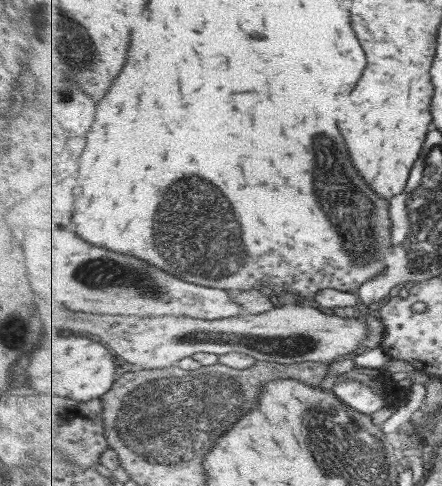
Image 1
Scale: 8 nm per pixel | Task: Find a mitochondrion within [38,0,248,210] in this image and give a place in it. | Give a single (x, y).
(77, 41)

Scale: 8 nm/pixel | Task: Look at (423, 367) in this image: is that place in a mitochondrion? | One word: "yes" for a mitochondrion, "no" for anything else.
no

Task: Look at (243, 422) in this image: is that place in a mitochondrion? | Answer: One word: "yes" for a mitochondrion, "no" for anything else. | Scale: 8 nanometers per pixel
yes

